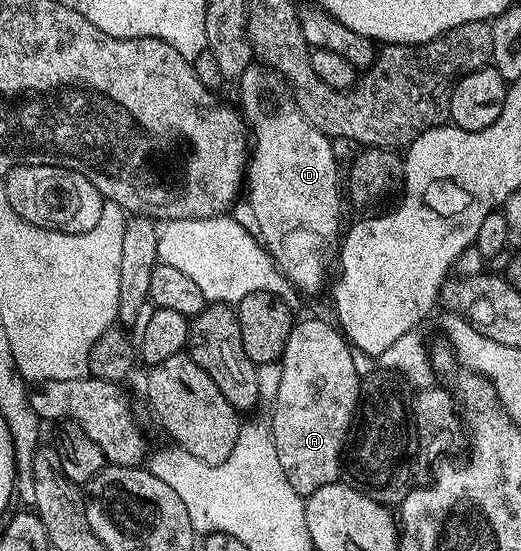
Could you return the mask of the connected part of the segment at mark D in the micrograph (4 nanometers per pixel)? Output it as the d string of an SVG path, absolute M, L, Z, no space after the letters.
M261 64L250 65L241 78L237 79L236 86L242 93L241 113L252 131L252 149L248 154L244 182L248 187L248 194L250 190L248 203L256 212L257 223L260 224L257 237L291 284L303 295L314 294L325 284L326 269L339 253L340 231L343 229L344 194L343 191L342 194L338 191L340 167L333 158L333 144L331 139L319 132L302 115L286 81L270 67Z

